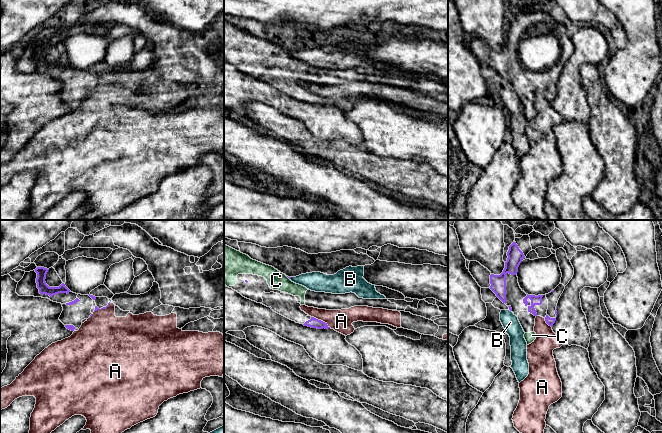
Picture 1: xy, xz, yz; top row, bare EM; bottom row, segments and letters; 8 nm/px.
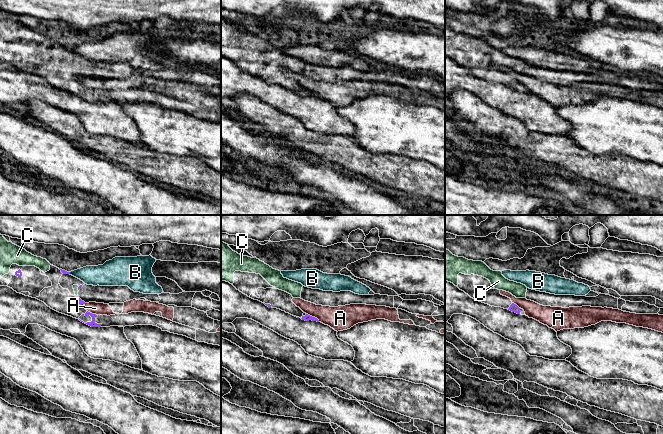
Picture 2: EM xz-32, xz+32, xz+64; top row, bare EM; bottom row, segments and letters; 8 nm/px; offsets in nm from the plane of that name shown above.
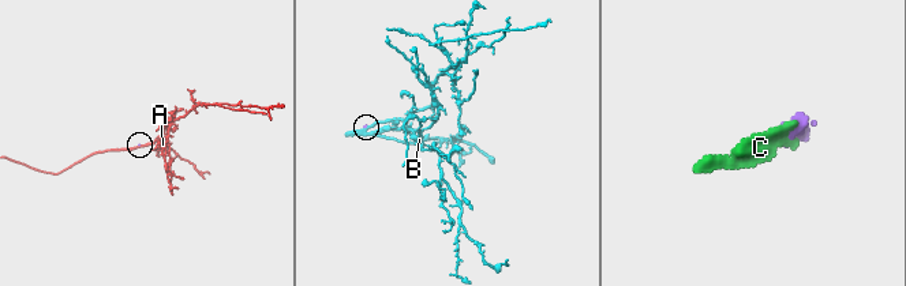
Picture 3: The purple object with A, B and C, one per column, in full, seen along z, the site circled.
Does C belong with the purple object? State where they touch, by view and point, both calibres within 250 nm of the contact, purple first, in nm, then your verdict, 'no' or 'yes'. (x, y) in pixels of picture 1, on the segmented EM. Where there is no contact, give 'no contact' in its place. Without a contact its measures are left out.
xz (288, 277) | 20/150 nm | yes

